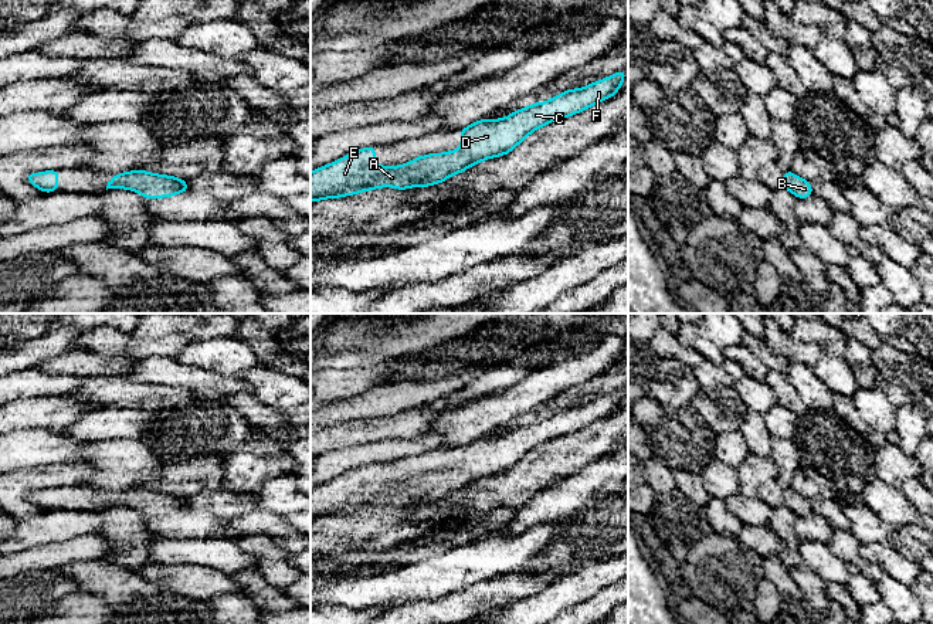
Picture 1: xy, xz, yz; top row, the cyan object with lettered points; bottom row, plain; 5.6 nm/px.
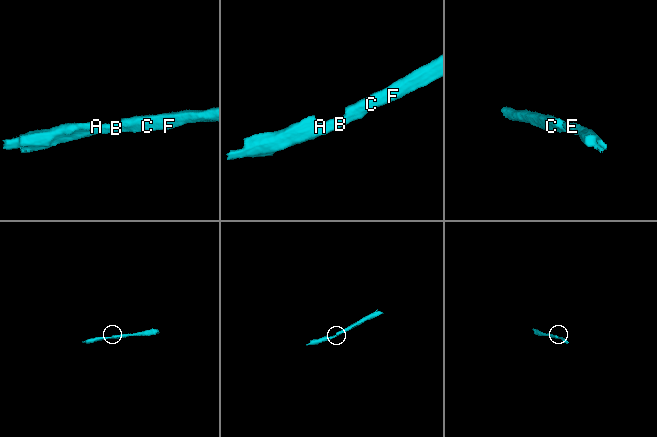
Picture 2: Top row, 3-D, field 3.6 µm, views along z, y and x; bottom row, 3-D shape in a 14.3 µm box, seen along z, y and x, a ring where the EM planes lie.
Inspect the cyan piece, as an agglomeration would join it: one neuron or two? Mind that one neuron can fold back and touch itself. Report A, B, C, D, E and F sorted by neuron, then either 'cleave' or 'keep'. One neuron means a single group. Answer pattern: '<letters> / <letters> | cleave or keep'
A B C D E F | keep

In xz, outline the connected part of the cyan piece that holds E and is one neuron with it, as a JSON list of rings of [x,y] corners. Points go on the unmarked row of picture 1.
[[[617,389],[584,406],[567,407],[546,420],[530,421],[502,437],[481,437],[461,447],[458,468],[418,474],[394,485],[376,481],[376,465],[363,465],[311,489],[311,519],[337,516],[379,505],[428,505],[474,482],[512,469],[533,448],[573,434],[614,414],[628,389]]]

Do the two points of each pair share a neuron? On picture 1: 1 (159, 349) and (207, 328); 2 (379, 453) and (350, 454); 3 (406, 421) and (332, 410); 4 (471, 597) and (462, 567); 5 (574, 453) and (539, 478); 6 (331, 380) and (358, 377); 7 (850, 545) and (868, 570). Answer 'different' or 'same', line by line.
1: different
2: same
3: different
4: different
5: same
6: same
7: same

